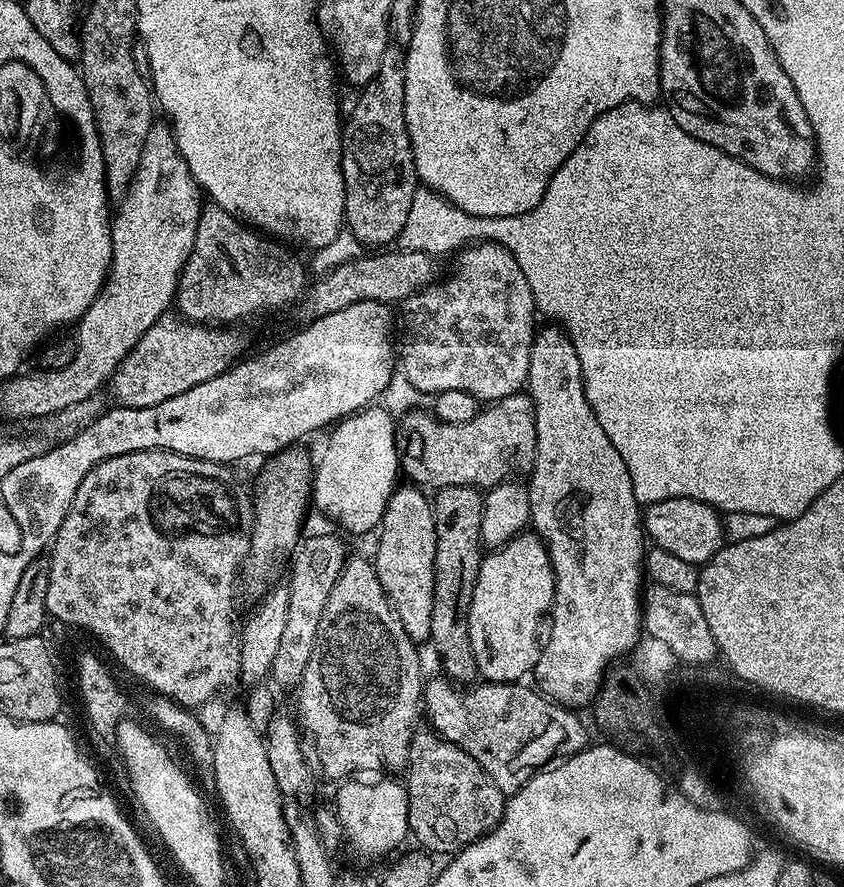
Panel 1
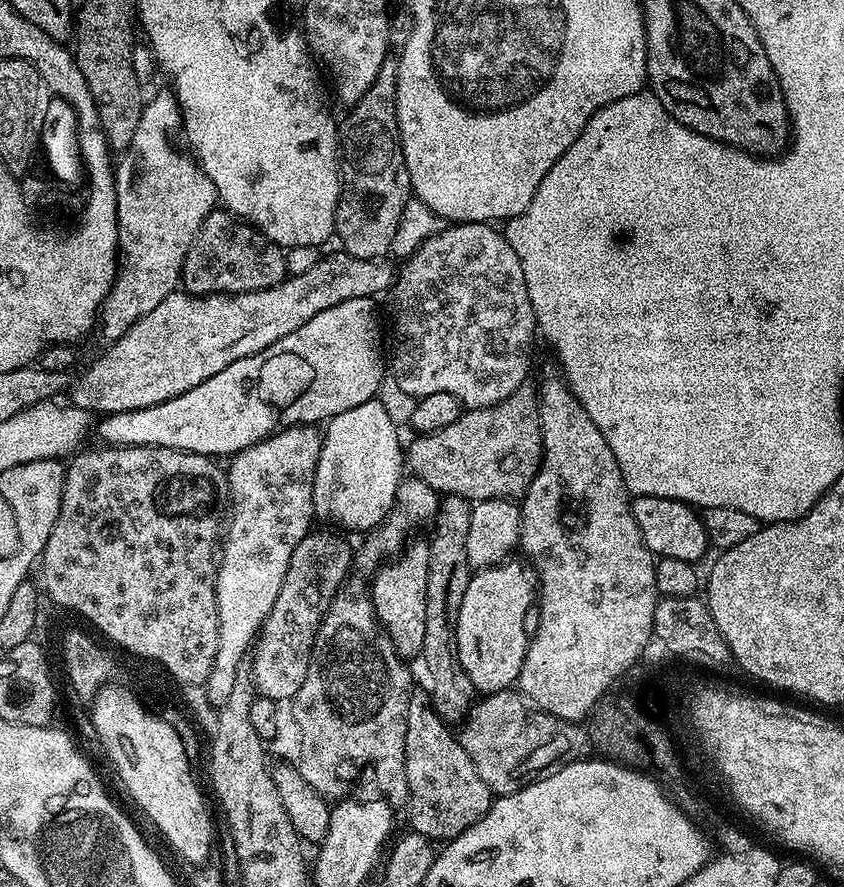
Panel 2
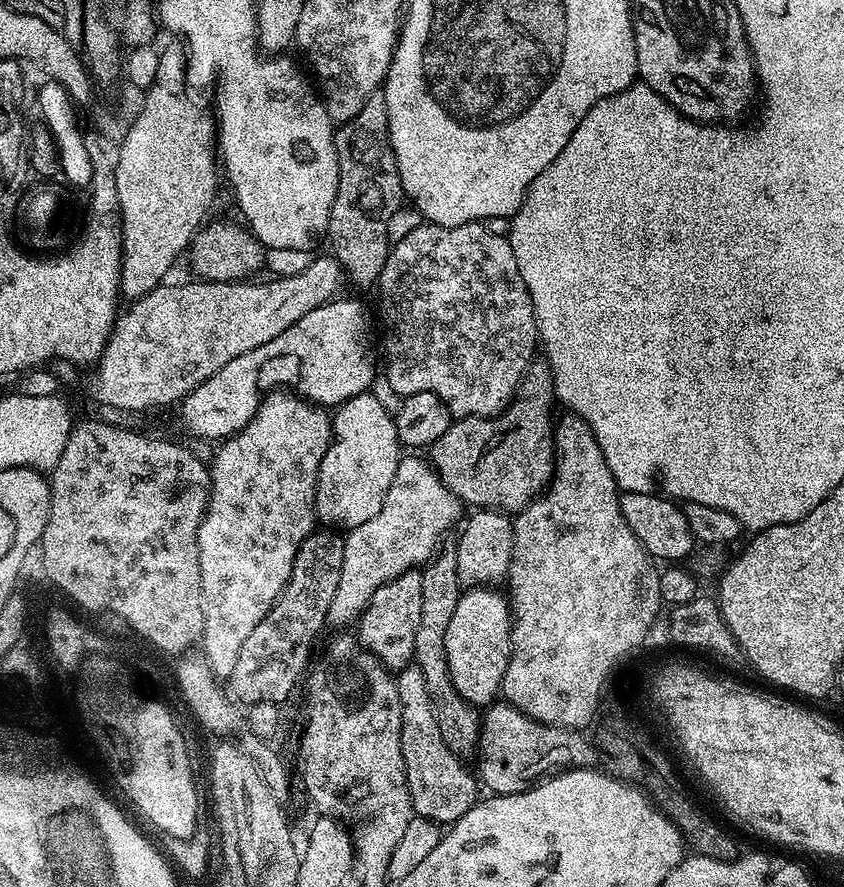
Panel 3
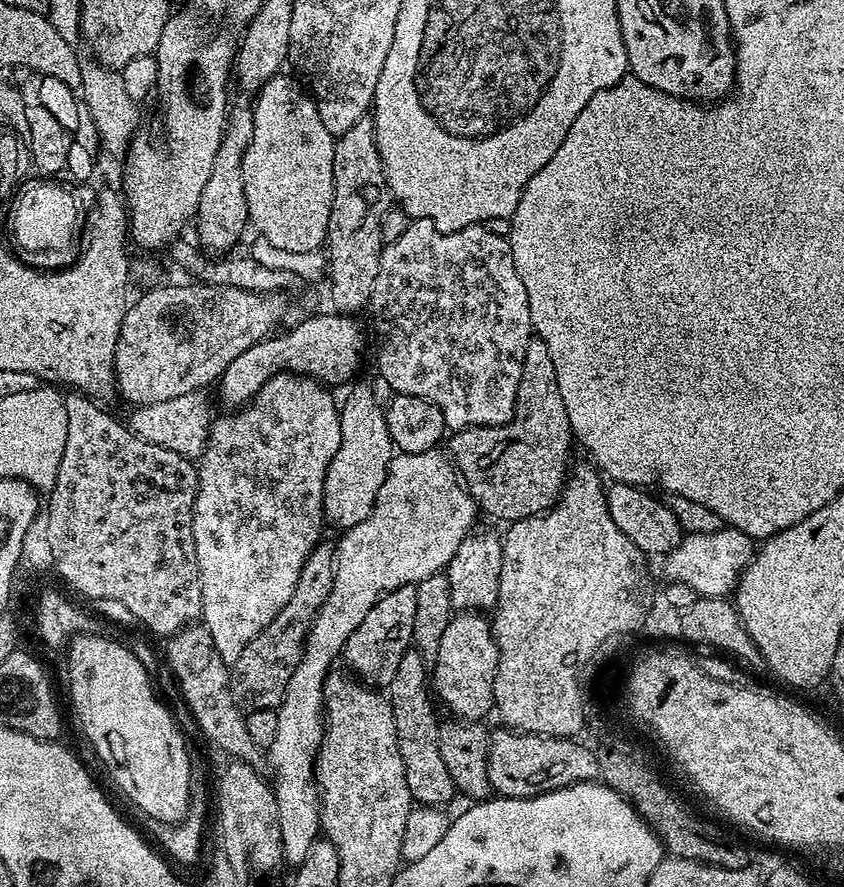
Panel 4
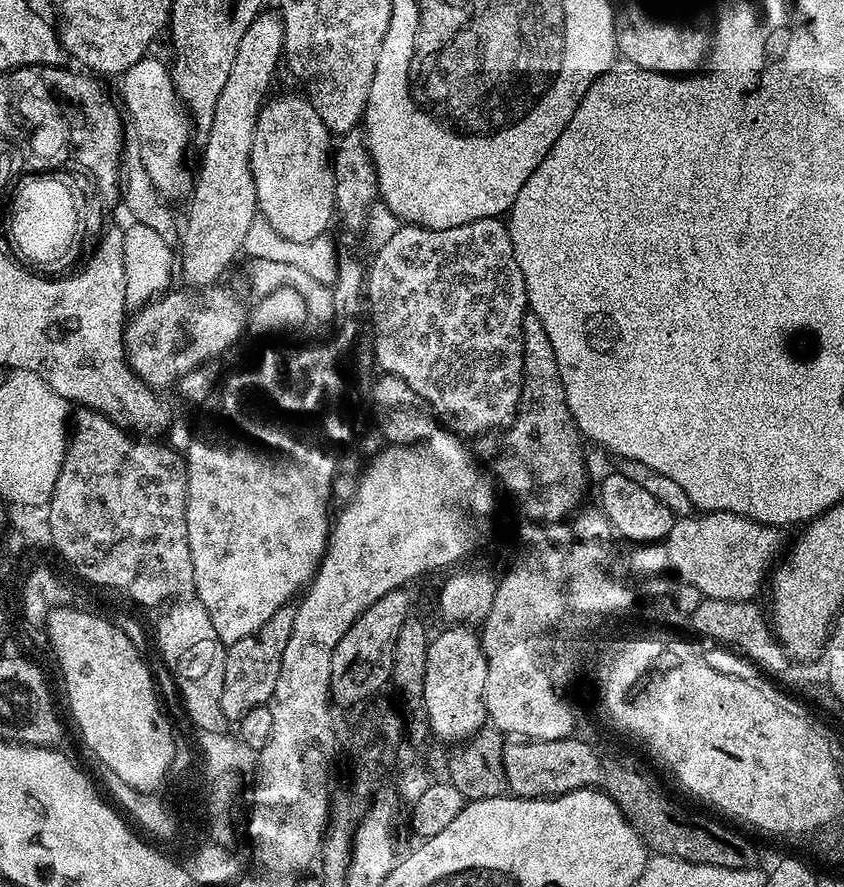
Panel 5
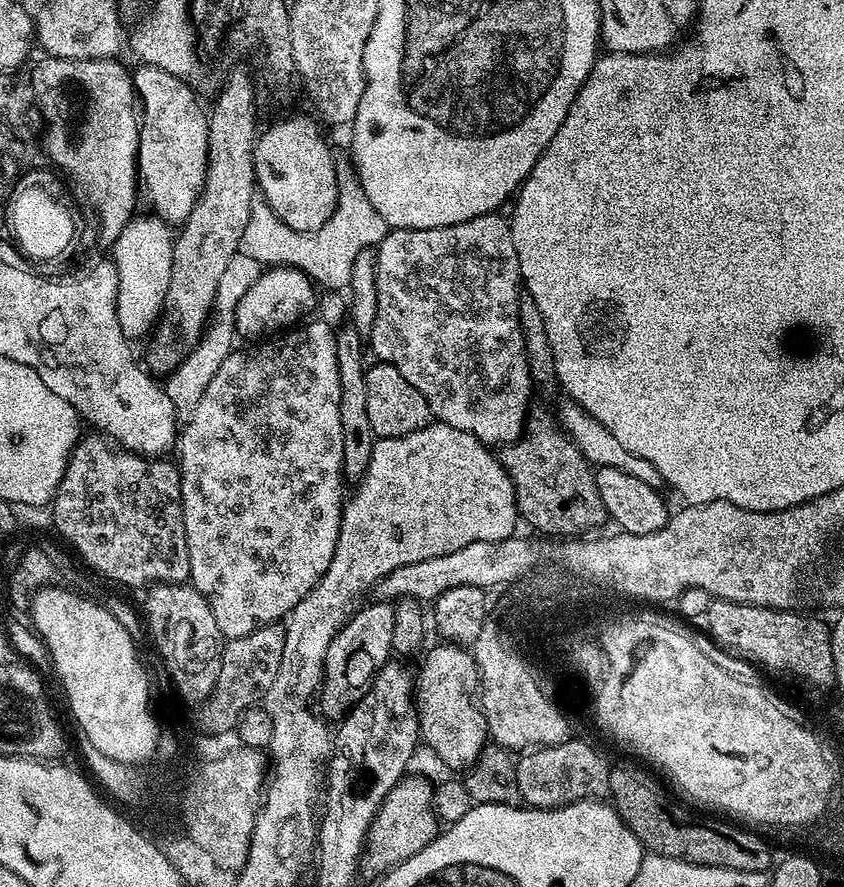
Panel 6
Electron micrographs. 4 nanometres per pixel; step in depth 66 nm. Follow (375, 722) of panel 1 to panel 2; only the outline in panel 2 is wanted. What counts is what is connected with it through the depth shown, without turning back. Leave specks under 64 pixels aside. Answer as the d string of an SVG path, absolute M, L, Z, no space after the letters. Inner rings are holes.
M344 590L337 595L332 604L328 608L324 621L320 624L318 634L314 638L314 646L310 654L310 666L306 670L306 679L302 681L302 687L298 690L298 694L293 696L290 701L292 707L292 720L296 723L296 732L300 735L300 761L298 767L302 778L313 787L318 795L325 798L340 798L345 795L344 792L367 768L372 768L372 776L376 779L376 784L381 788L383 799L392 805L393 809L400 810L408 803L408 783L406 782L406 766L404 765L405 755L405 733L407 704L409 696L414 691L412 684L412 672L407 668L405 657L396 653L396 645L392 643L392 637L384 631L379 620L376 619L376 611L372 605L371 599L367 595L364 596L360 592L348 592Z

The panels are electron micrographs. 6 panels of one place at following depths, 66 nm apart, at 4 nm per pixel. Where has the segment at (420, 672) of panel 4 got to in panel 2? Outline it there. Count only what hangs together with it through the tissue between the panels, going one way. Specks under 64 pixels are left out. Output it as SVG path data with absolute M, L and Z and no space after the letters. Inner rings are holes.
M415 689L407 704L405 755L411 831L433 842L447 842L466 830L490 810L494 794L482 782L482 774L470 762L470 754L433 708L431 695Z

